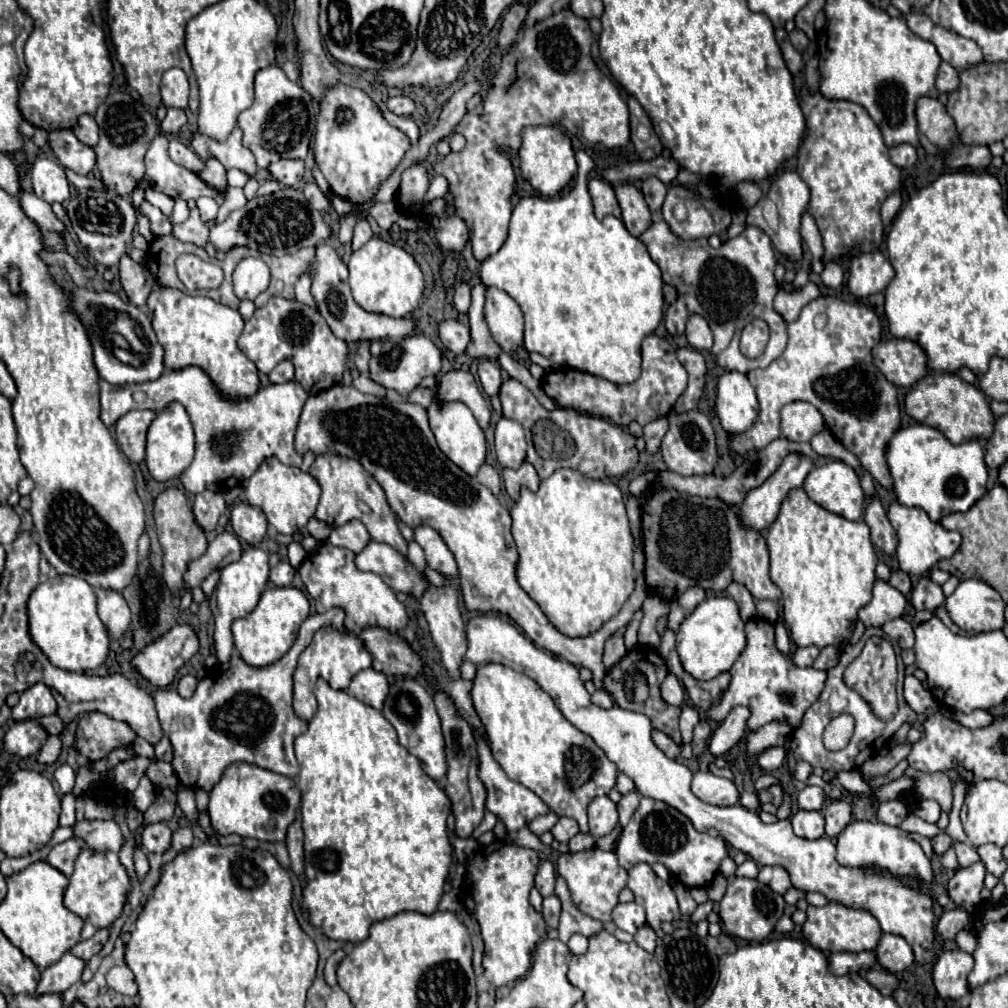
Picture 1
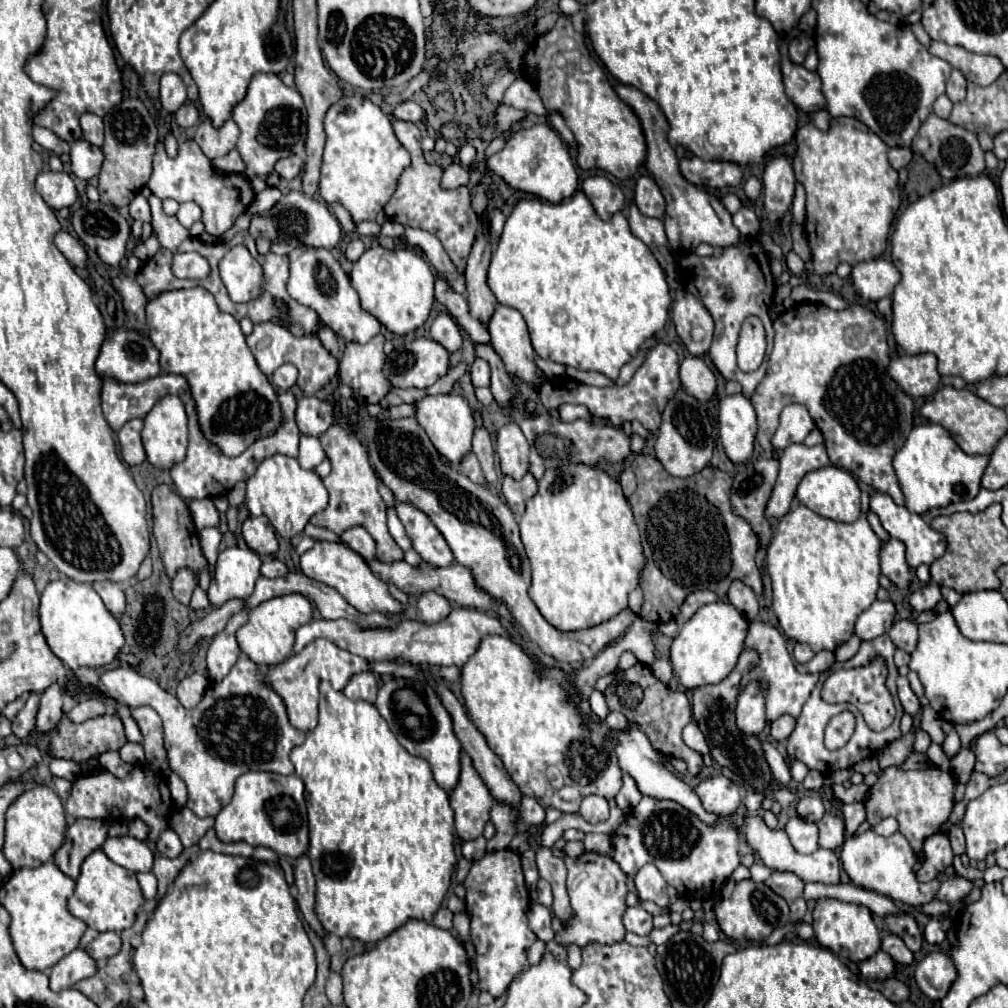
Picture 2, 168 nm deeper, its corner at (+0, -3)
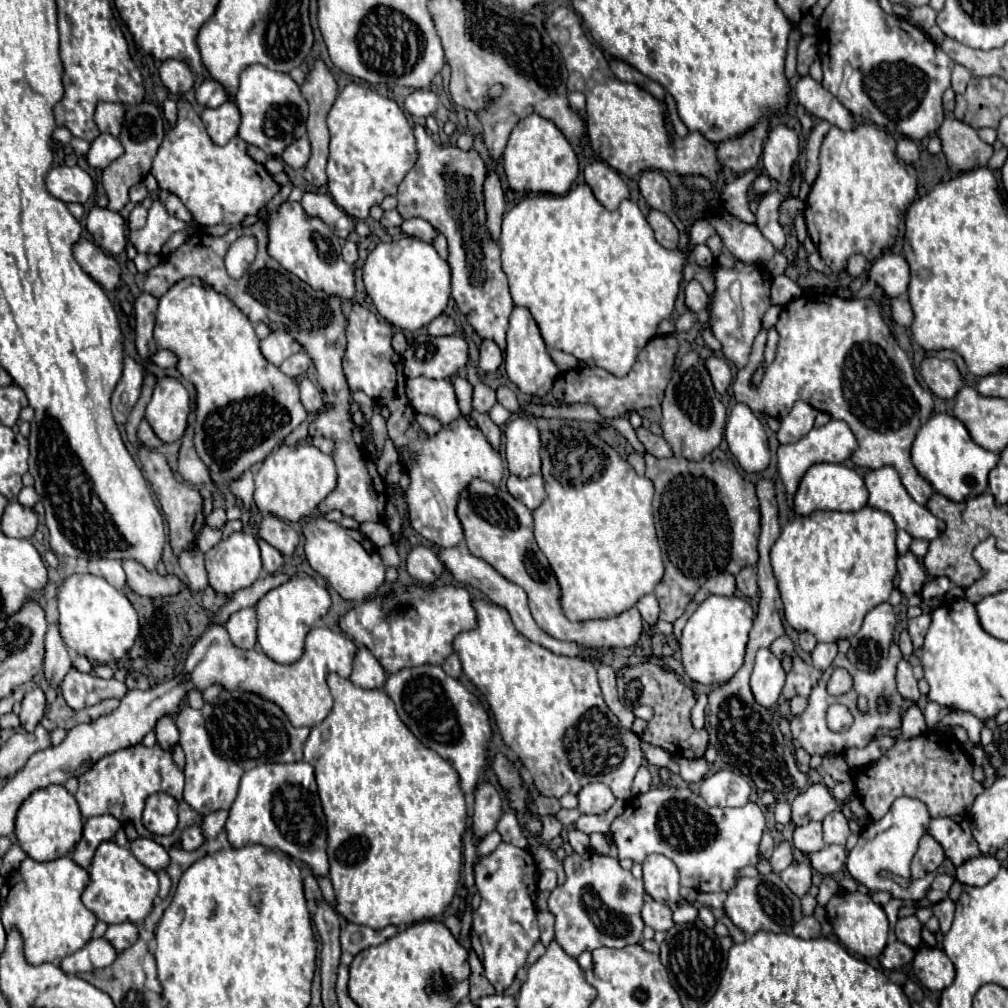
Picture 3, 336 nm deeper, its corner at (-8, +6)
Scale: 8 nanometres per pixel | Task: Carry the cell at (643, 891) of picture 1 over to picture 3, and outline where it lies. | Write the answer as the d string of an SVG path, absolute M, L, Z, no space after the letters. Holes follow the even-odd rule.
M648 855L642 863L644 869L644 889L646 893L668 905L674 905L680 899L680 875L672 859L664 855Z

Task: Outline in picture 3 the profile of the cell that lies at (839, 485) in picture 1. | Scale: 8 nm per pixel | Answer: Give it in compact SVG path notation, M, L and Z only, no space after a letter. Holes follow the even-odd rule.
M818 463L812 465L800 481L800 487L794 495L794 511L800 517L806 517L818 509L830 511L858 511L868 501L868 489L864 479L850 467L840 463Z

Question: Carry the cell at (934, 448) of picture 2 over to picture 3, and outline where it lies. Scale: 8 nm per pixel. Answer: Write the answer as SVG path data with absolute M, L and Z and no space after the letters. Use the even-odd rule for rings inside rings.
M948 413L932 415L918 431L912 445L912 463L924 479L930 481L934 491L950 501L970 501L986 491L988 473L998 463L998 453L976 445L962 421Z

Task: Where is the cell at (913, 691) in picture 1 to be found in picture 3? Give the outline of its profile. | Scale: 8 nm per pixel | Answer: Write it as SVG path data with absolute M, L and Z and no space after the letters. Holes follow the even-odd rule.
M902 659L896 667L896 685L898 685L898 693L904 697L904 699L910 699L910 701L918 701L920 697L920 691L918 691L918 685L916 685L916 679L912 675L912 665Z

